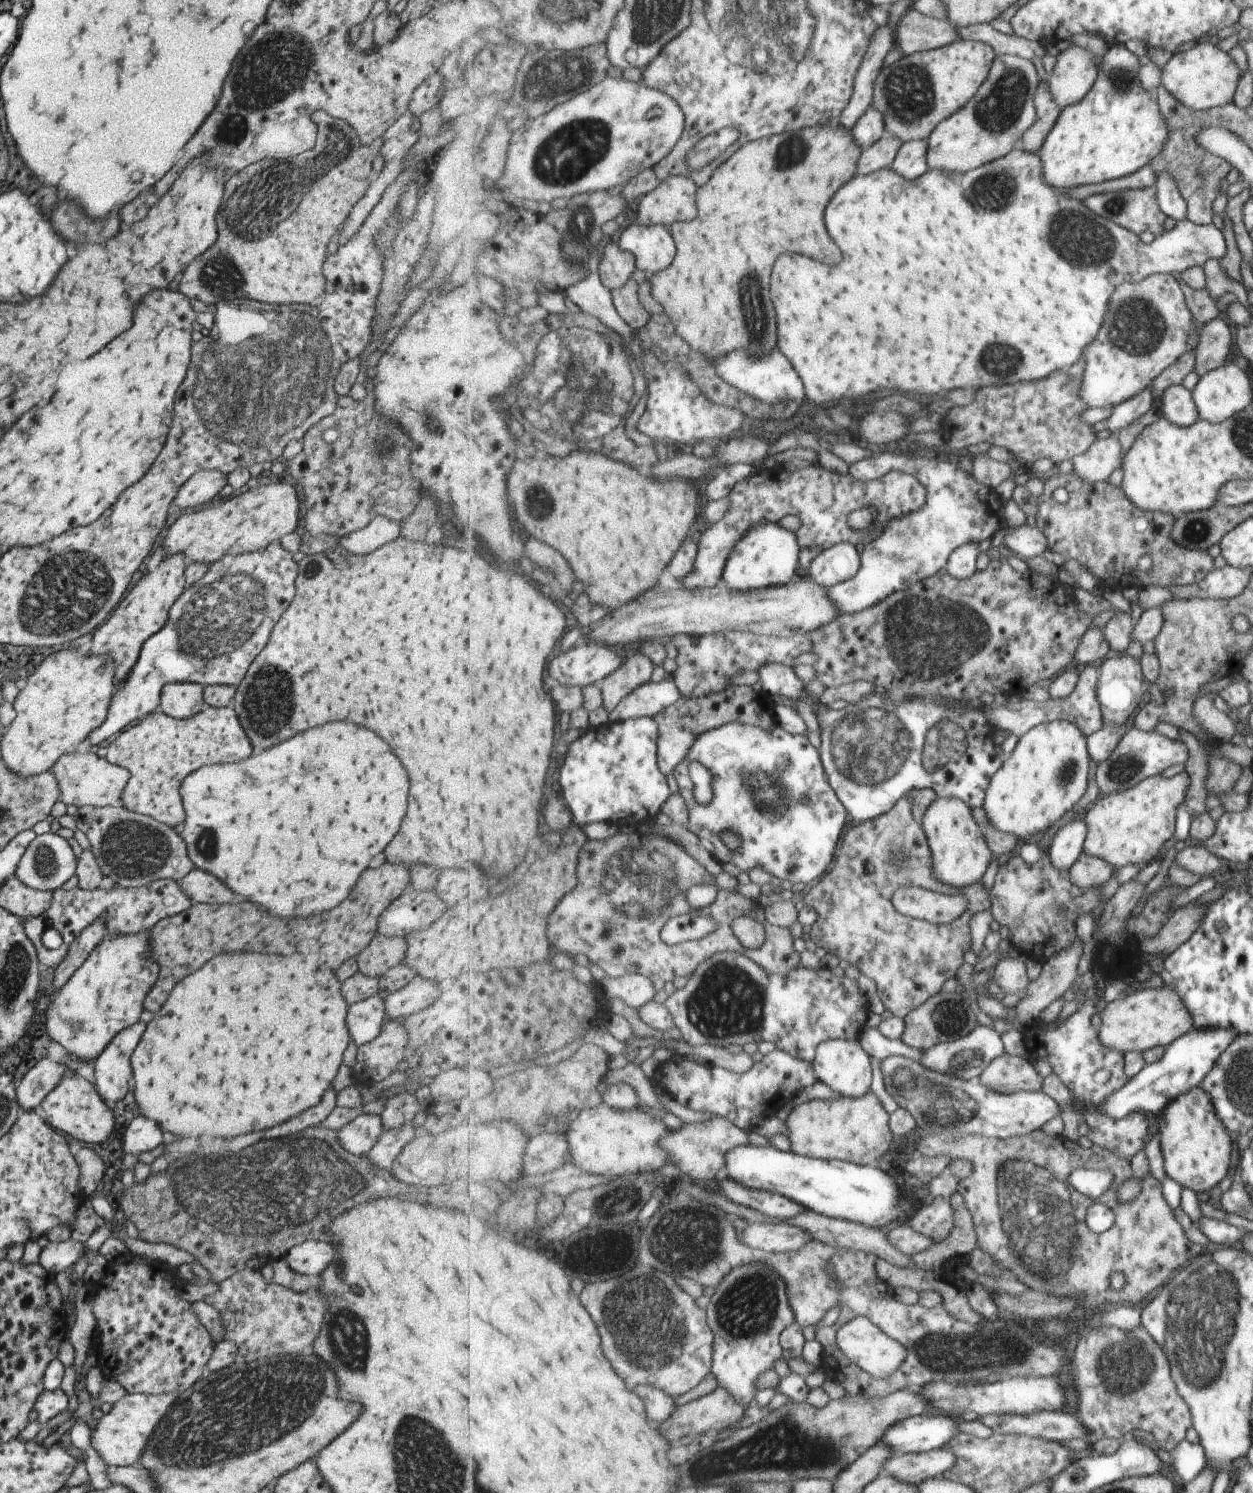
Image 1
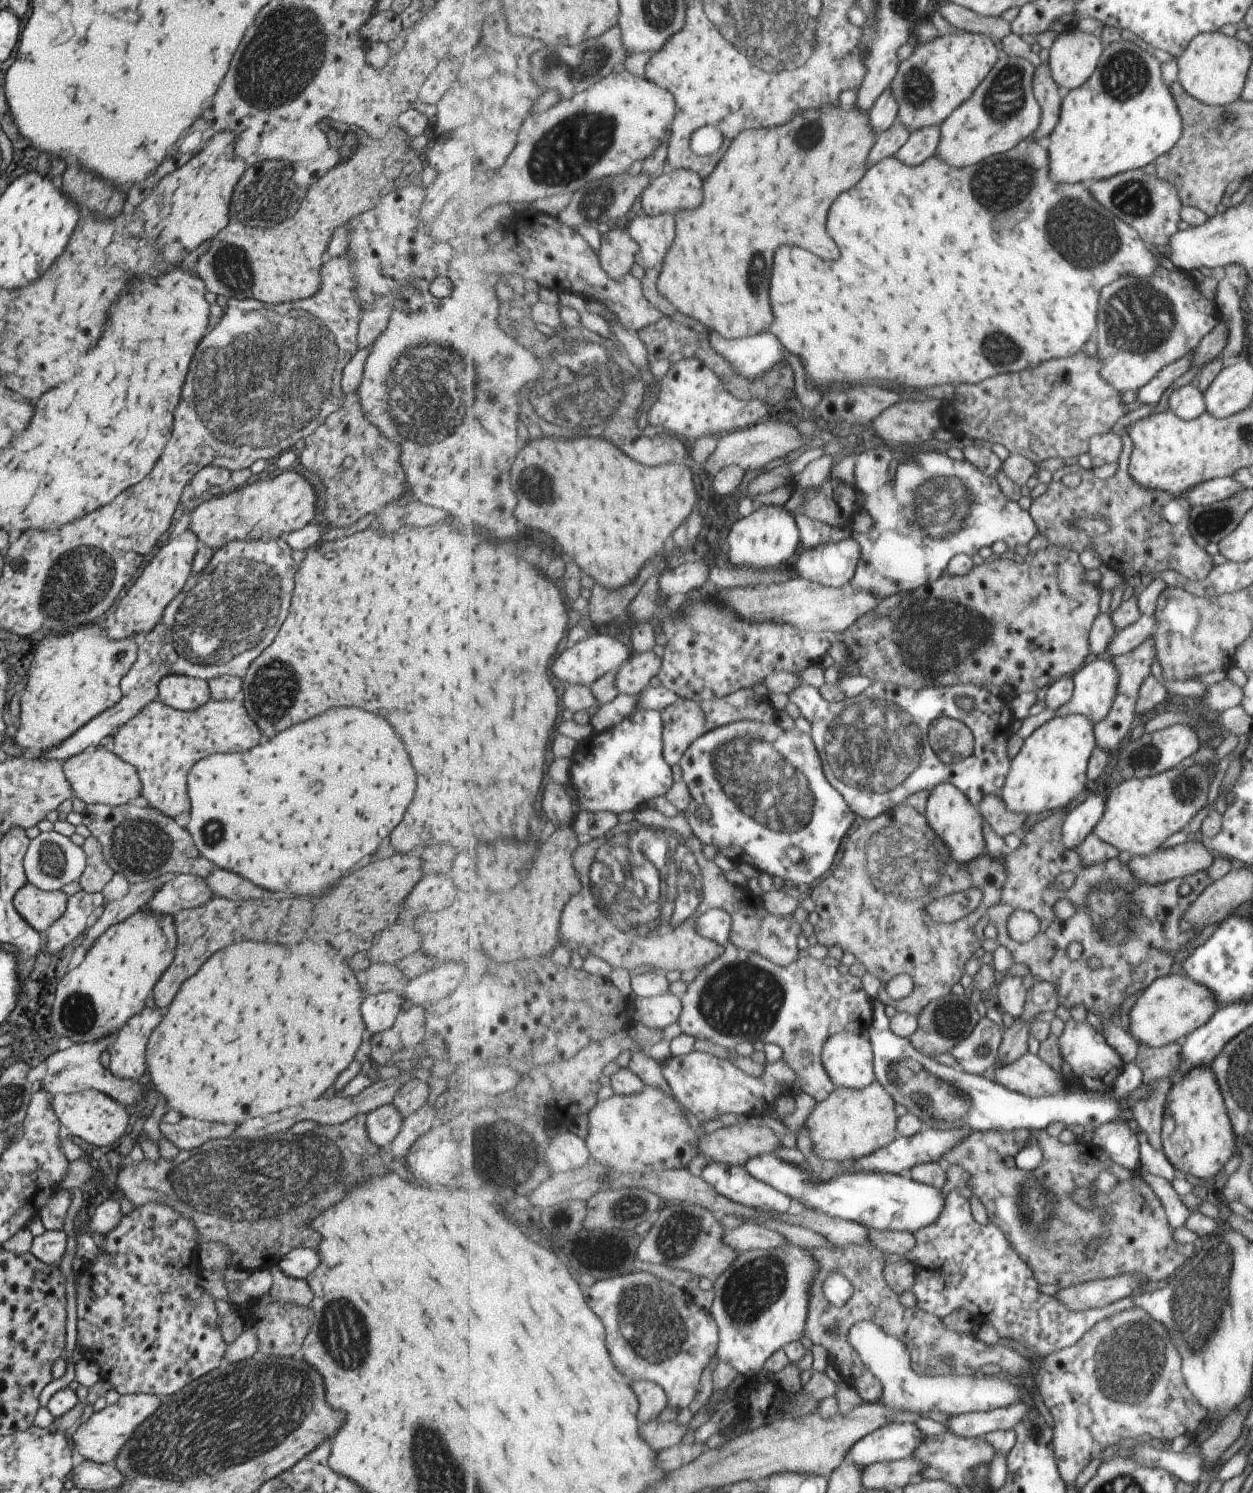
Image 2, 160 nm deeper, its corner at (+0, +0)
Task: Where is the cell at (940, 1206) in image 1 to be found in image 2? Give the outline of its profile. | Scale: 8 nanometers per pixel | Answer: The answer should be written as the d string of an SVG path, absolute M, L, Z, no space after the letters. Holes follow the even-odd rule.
M953 1190L946 1196L945 1211L944 1214L941 1214L939 1220L925 1229L917 1230L914 1234L917 1244L911 1252L907 1252L902 1258L919 1270L917 1282L915 1282L912 1292L917 1298L920 1310L939 1316L943 1320L954 1311L967 1310L974 1315L976 1323L992 1324L1000 1339L1010 1340L1013 1338L1041 1359L1059 1351L1064 1352L1069 1349L1069 1346L1074 1346L1099 1322L1103 1322L1107 1318L1113 1318L1117 1314L1121 1314L1123 1310L1135 1308L1130 1296L1113 1302L1104 1308L1077 1312L1069 1310L1068 1306L1055 1298L1055 1295L1047 1296L1047 1294L1043 1294L1041 1286L1039 1286L1041 1283L1036 1278L1032 1267L1020 1258L1004 1230L1001 1230L999 1225L991 1221L985 1226L979 1224L973 1218L969 1200L963 1198L957 1190Z

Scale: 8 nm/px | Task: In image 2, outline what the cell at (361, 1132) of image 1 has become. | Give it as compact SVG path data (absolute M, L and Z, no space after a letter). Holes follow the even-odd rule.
M395 1105L378 1106L375 1110L366 1113L366 1133L375 1146L391 1144L401 1128L401 1114L395 1110Z

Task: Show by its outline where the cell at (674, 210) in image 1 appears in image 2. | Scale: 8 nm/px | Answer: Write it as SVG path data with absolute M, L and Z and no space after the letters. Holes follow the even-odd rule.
M673 169L659 175L641 196L645 214L676 214L681 209L699 208L704 204L705 179L691 169Z

